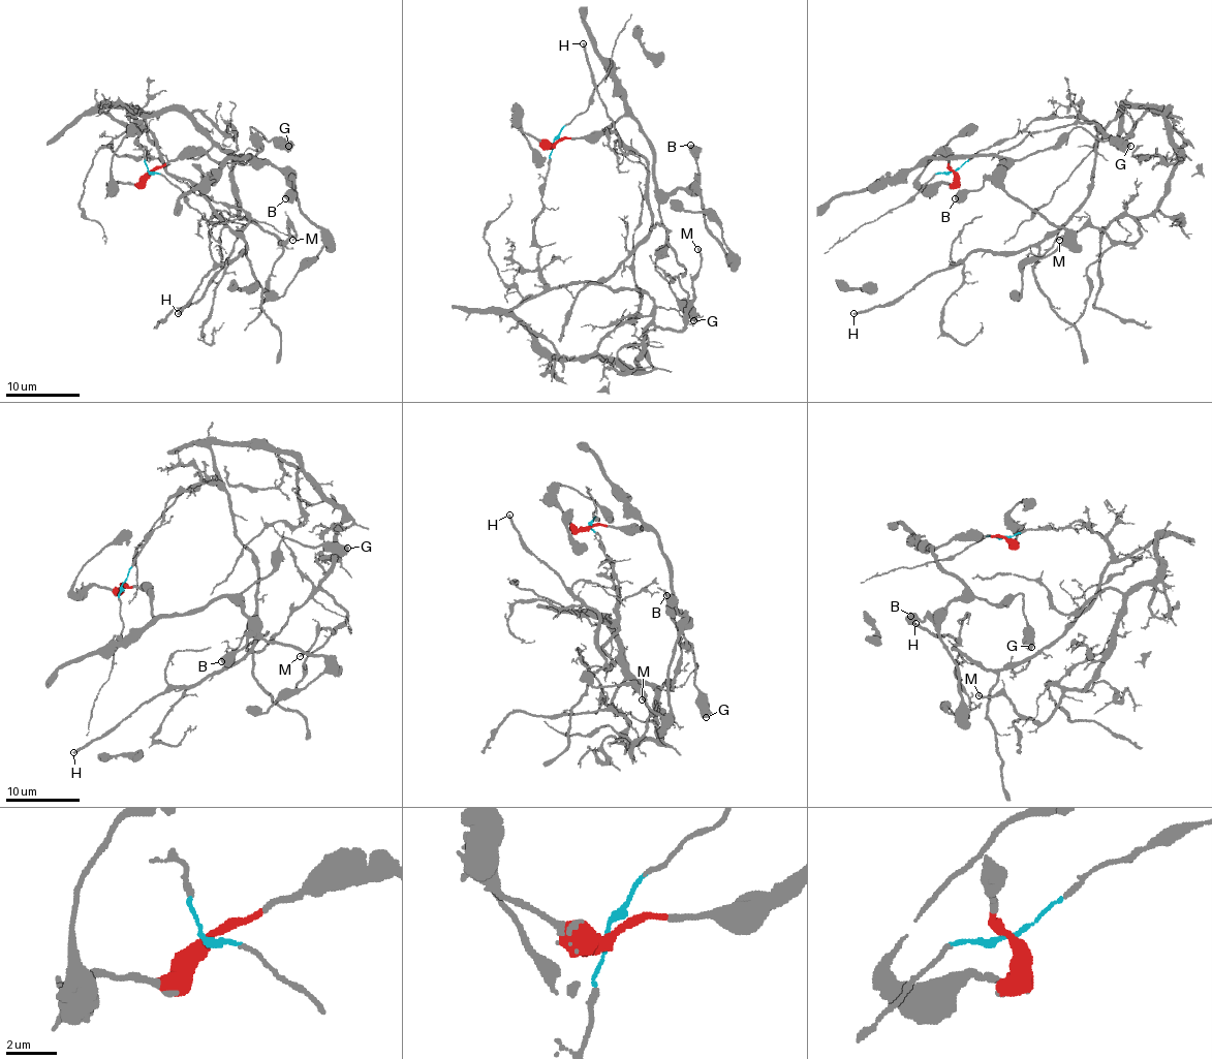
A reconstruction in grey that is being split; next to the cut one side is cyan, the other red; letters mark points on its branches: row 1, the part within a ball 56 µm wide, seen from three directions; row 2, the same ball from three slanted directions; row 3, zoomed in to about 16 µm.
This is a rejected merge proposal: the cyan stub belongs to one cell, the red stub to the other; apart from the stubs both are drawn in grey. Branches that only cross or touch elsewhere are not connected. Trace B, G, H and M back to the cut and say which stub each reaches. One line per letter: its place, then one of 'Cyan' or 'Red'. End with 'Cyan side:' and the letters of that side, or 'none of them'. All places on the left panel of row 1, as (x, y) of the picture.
B: Place: (285, 198). Red
G: Place: (288, 146). Red
H: Place: (178, 313). Cyan
M: Place: (292, 240). Cyan
Cyan side: H, M

